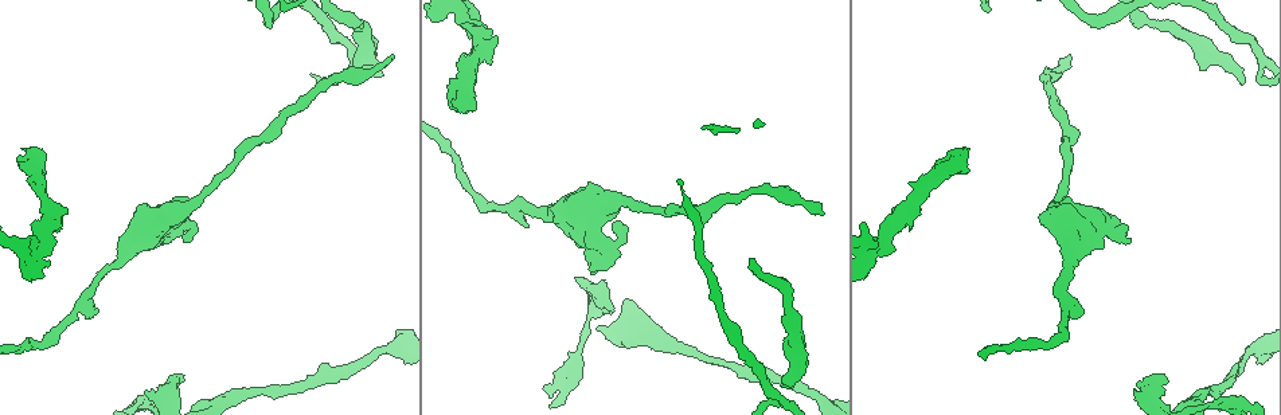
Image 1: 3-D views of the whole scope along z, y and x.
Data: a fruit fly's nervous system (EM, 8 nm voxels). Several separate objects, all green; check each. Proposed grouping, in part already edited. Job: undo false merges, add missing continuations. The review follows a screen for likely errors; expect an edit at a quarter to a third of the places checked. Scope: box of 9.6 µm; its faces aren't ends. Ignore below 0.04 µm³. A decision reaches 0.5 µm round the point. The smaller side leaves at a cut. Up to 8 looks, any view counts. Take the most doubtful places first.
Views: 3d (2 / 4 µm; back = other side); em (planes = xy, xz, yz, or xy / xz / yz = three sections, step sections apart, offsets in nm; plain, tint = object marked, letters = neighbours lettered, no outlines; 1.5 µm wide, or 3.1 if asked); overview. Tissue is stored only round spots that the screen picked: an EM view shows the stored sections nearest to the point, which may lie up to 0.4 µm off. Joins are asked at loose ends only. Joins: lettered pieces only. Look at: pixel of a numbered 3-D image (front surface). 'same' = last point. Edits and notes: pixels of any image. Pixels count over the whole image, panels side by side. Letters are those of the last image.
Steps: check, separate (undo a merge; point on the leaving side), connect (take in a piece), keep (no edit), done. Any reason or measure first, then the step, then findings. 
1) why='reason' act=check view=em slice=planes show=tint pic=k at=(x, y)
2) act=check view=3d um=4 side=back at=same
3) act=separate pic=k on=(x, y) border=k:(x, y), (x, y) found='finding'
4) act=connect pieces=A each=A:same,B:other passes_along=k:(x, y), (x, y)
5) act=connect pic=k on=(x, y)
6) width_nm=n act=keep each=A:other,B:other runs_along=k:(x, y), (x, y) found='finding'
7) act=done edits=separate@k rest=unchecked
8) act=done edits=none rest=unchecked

why='free end' act=check view=em slice=planes show=tint pic=1 at=(392, 56)

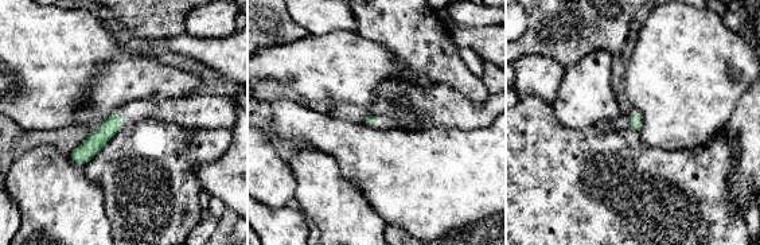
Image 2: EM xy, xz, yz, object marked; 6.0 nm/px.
act=check view=em slice=planes show=letters at=same

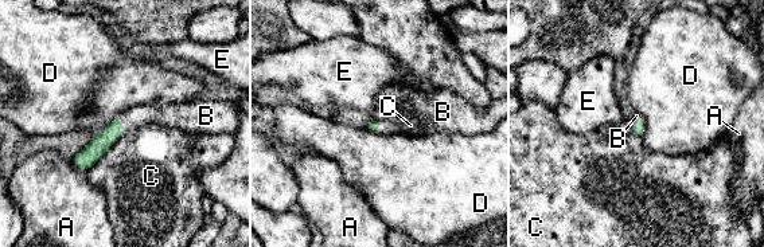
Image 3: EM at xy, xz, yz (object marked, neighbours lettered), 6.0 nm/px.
longest_contact=C:340nm act=connect pieces=B each=A:other,B:same,C:other,D:other,E:other passes_along=3:(113, 130), (123, 124), (139, 116) found='it goes on there'

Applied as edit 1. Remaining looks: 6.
why='see it whole again' act=check view=overview

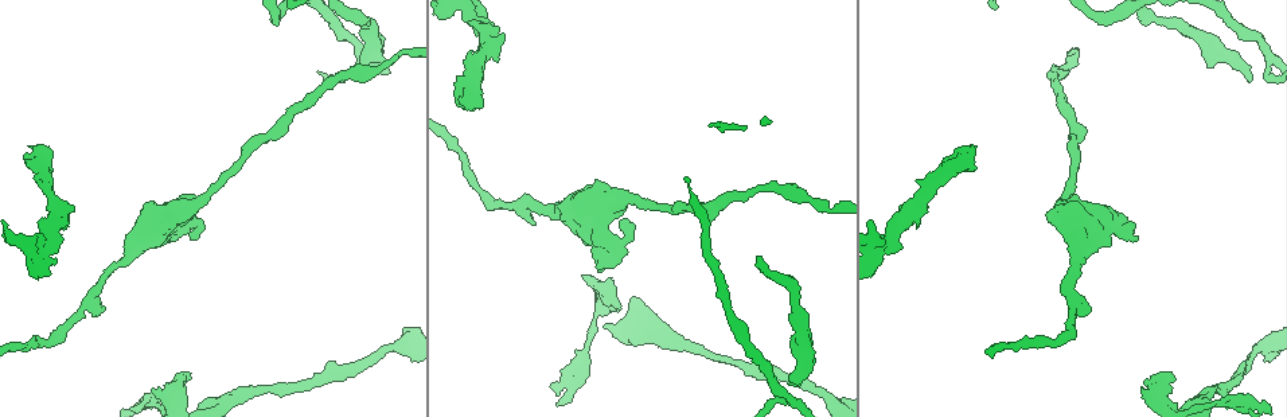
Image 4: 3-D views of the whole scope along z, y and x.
why='an open end' act=check view=3d um=2 pic=4 at=(196, 239)

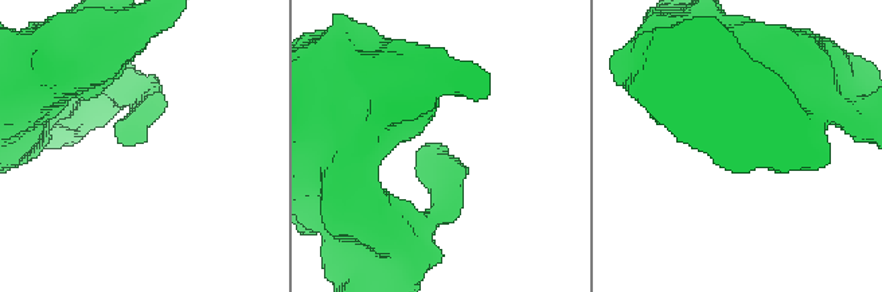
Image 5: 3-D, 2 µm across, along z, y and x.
act=check view=em slice=yz step=8 show=letters pic=5 at=(136, 140)

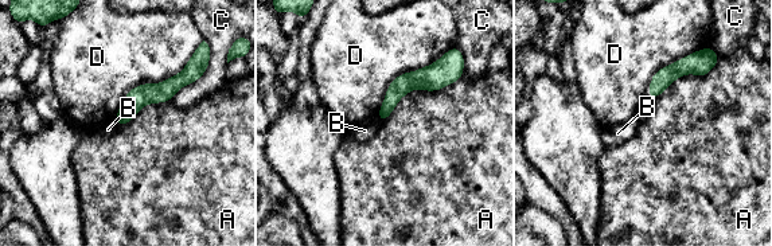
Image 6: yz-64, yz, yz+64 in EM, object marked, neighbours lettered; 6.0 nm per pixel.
act=keep each=A:other,B:other,C:other,D:other border=6:(463, 73), (412, 89), (379, 122) found='no lettered piece goes on from it'

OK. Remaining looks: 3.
why='an open end' act=check view=em slice=planes show=plain pic=4 at=(364, 62)

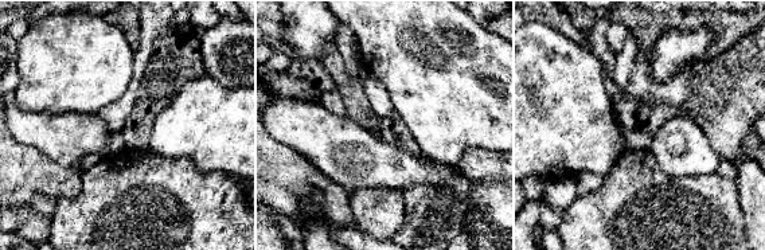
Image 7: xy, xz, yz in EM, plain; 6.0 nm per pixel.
why='with the object marked' act=check view=em slice=planes show=tint at=same

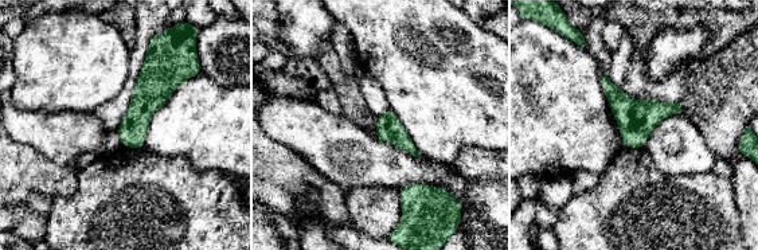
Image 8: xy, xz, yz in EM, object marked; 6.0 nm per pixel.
why='see the neighbours' act=check view=em slice=planes show=letters at=same

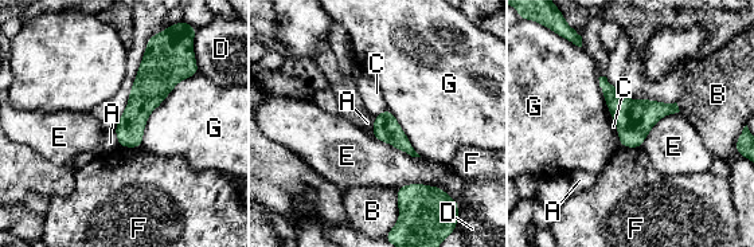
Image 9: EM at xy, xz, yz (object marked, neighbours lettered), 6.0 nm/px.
width_nm=160 act=keep each=A:other,B:other,C:other,D:other,E:other,F:other,G:other border=9:(198, 73), (151, 113), (141, 146) found='no lettered piece goes on from it'

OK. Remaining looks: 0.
act=done edits=connect@3 rest=unchecked

